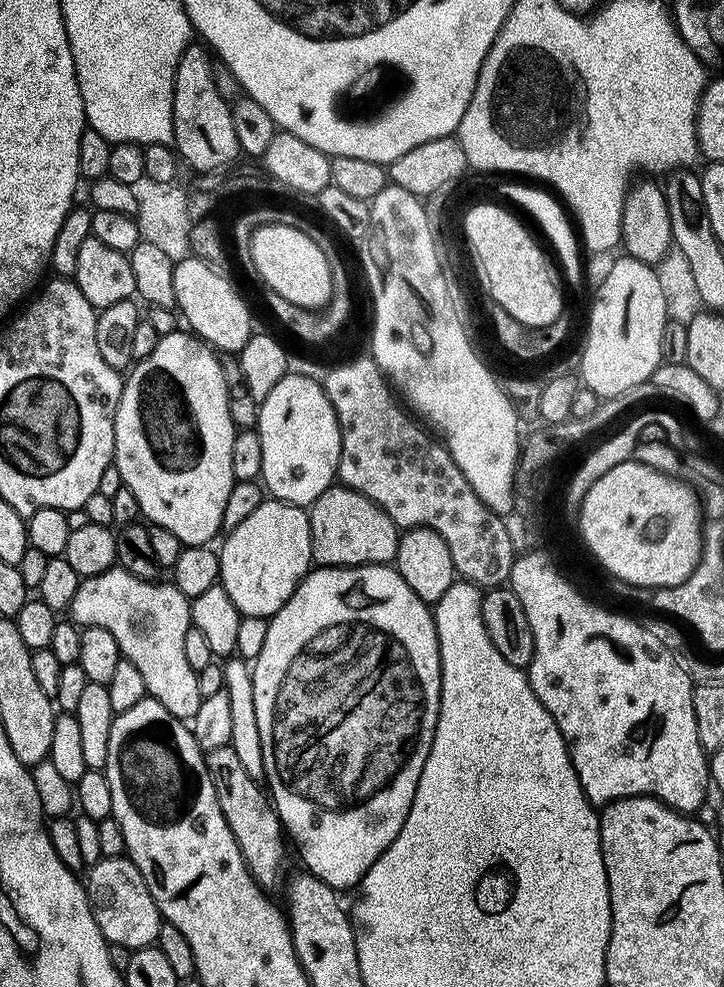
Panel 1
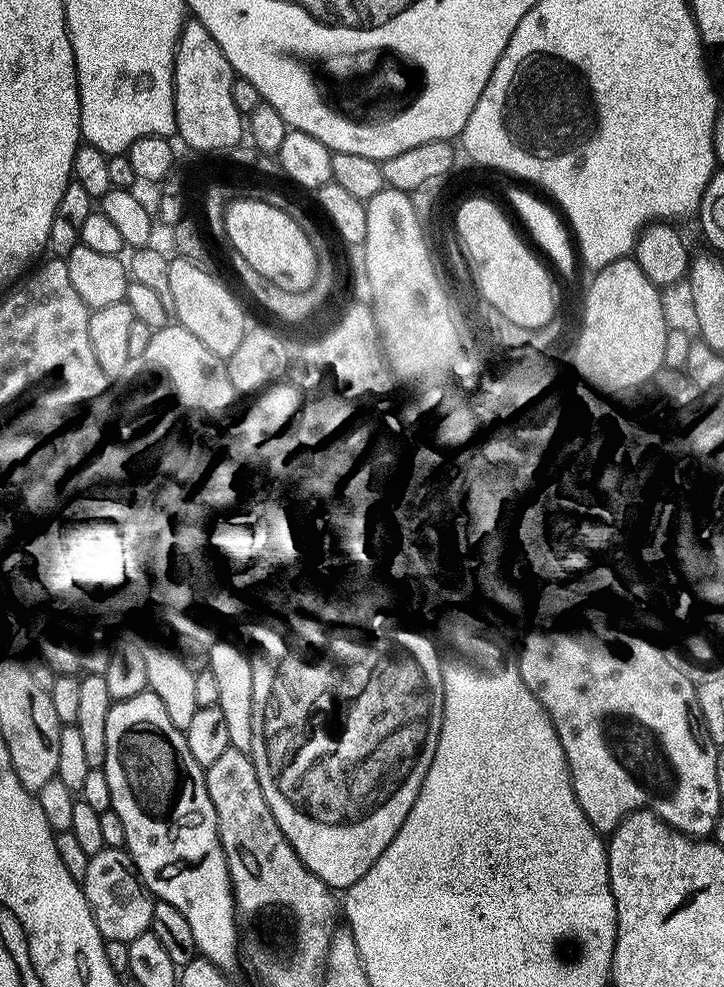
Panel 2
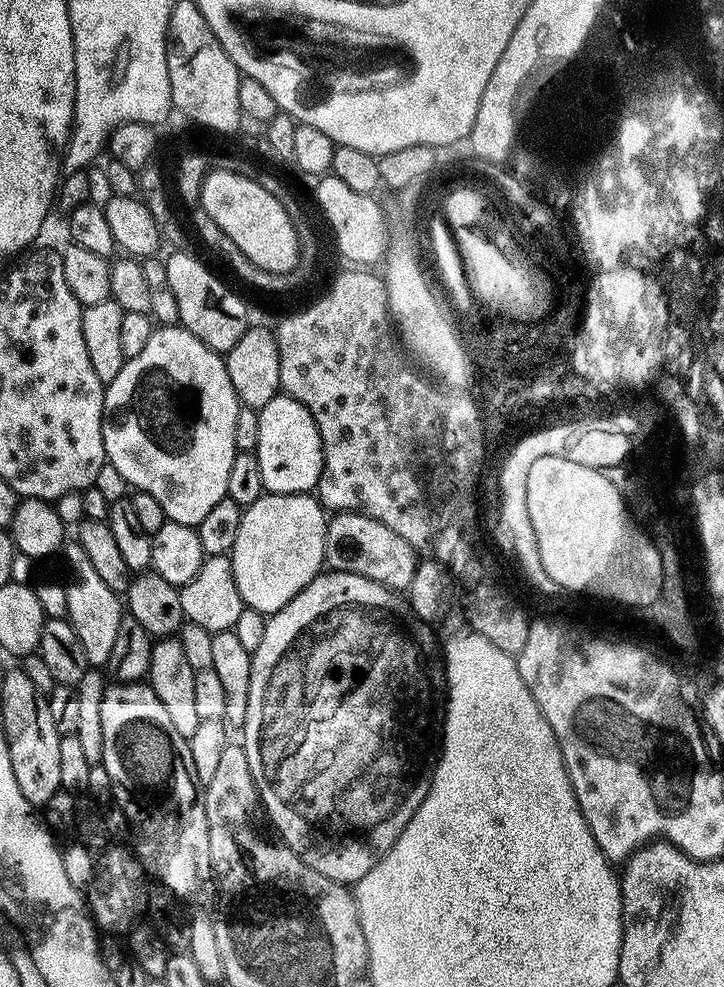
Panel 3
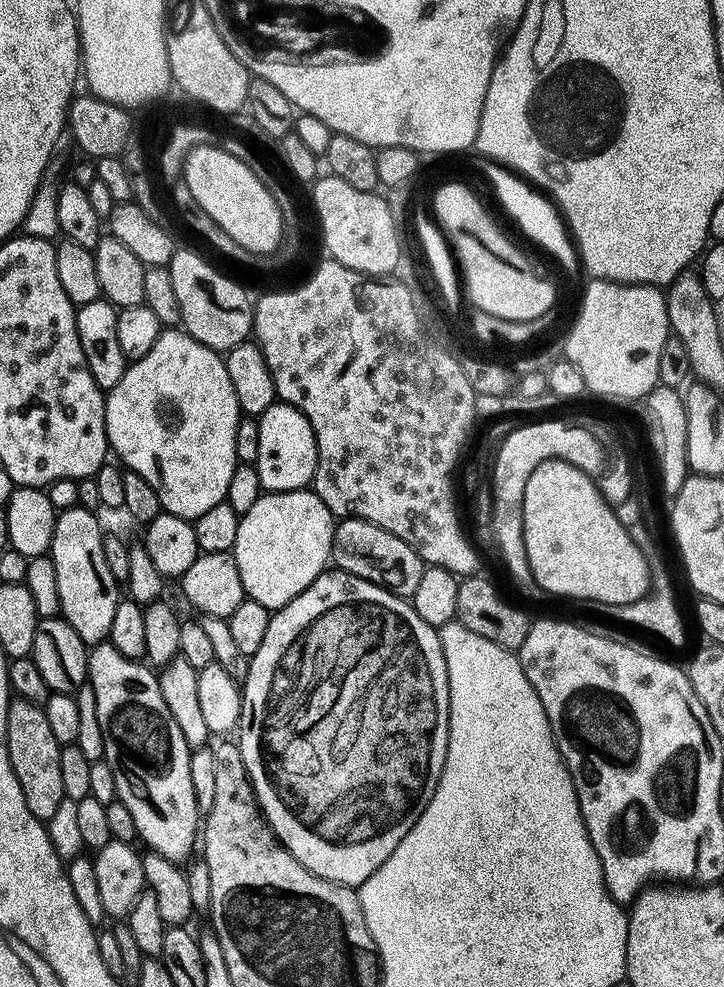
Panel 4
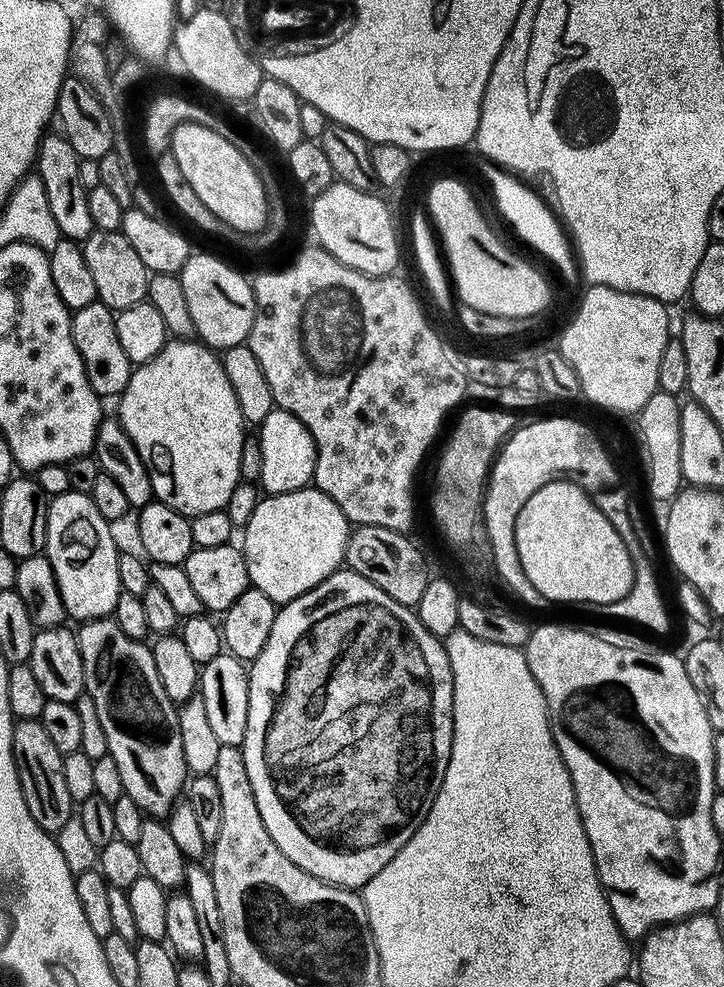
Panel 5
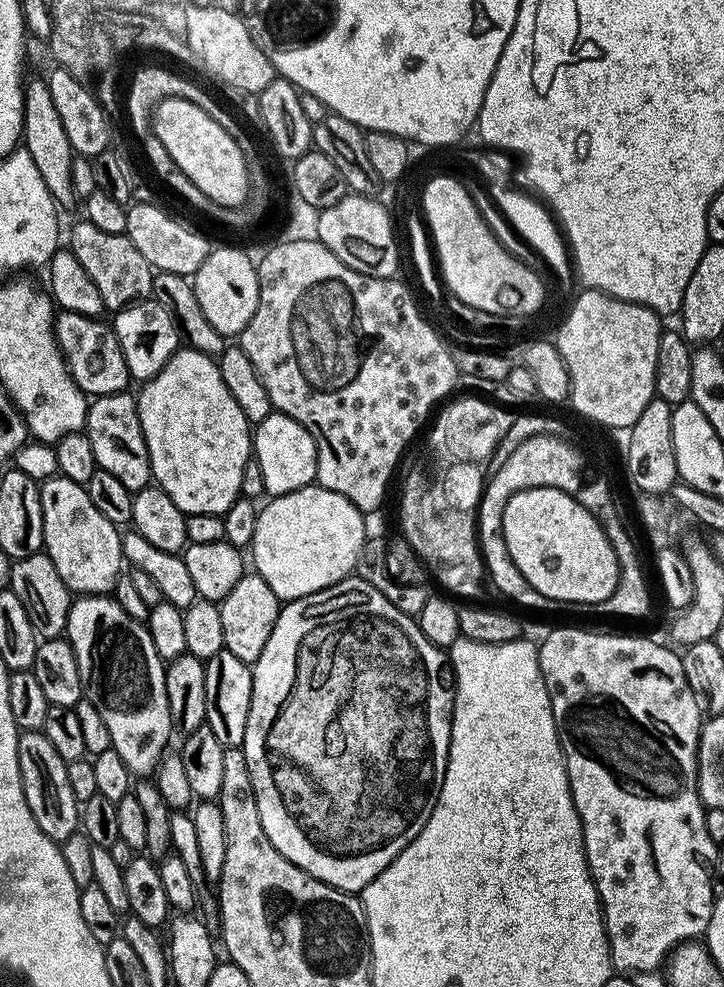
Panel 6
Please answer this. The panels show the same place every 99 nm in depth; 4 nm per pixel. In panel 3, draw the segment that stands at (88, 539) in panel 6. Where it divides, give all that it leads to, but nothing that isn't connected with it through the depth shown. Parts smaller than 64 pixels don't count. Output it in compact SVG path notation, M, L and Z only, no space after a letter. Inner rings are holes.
M77 542L65 543L62 556L68 559L66 606L67 621L72 624L82 650L85 651L87 663L92 666L107 665L113 645L117 640L117 631L122 617L121 597L110 586L102 582L94 565L86 556L86 551Z

